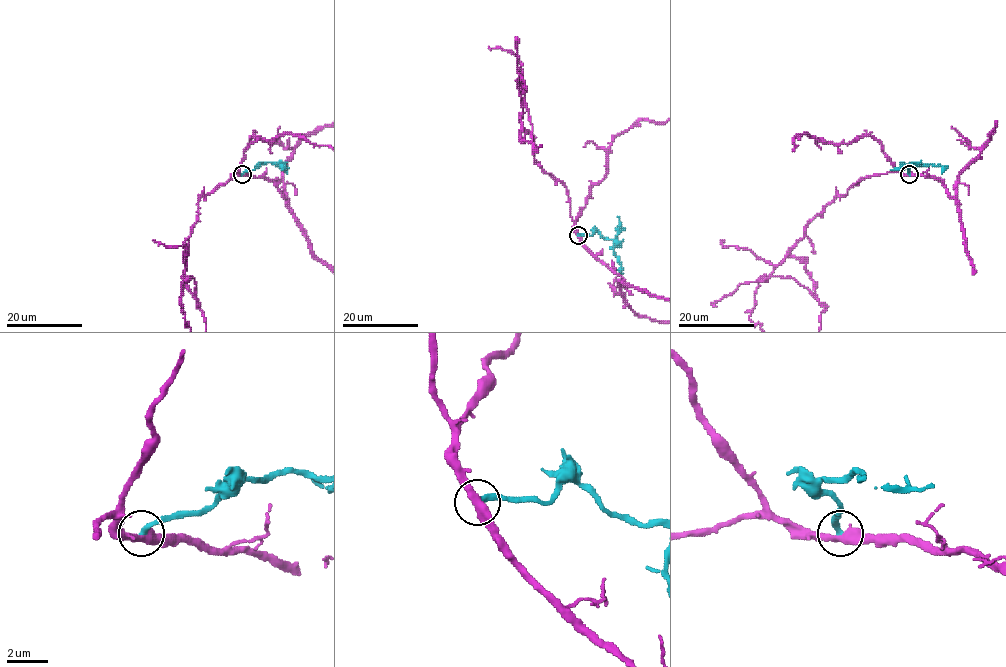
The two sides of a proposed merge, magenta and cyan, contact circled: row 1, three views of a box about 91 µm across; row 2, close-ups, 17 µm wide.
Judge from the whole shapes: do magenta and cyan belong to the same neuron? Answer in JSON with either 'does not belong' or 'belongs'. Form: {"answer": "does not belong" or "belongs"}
{"answer": "does not belong"}

